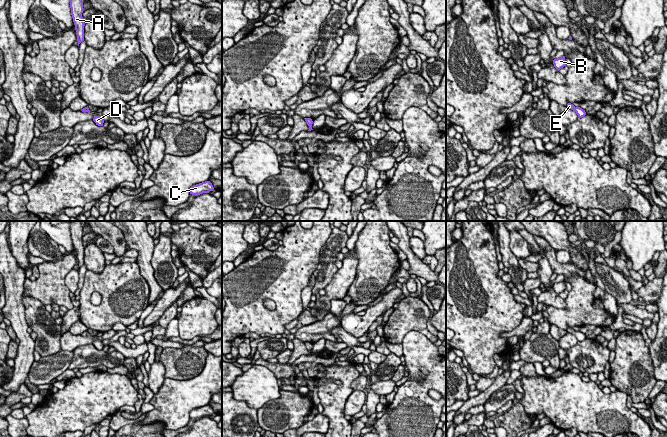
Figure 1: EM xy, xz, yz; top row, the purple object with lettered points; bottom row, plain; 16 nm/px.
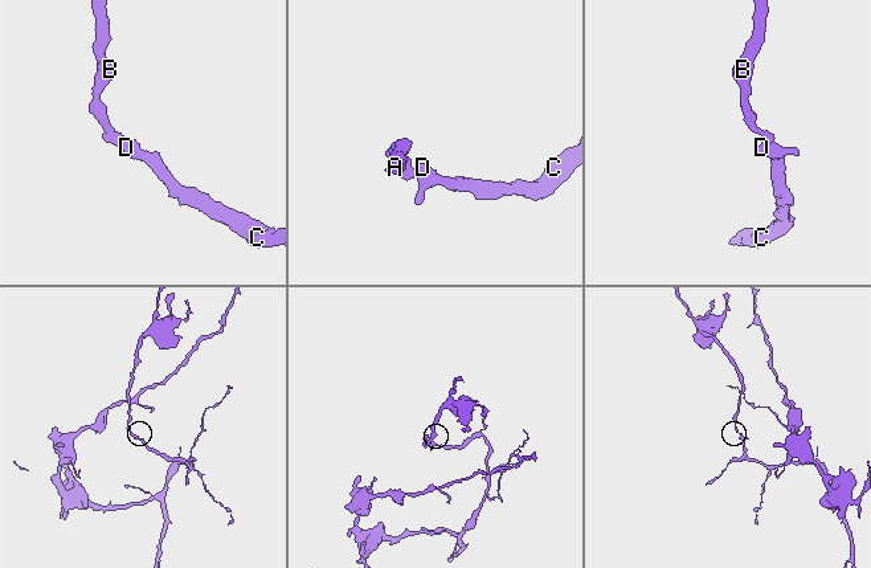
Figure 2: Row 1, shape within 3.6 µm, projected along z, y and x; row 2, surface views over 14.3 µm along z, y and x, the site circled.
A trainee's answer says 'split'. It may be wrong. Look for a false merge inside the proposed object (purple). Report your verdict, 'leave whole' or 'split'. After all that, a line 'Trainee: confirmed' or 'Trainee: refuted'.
leave whole
Trainee: refuted

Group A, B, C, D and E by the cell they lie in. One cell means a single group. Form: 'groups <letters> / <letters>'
groups A B C D E

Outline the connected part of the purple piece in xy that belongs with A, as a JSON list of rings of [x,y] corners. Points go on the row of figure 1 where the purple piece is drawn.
[[[70,0],[71,15],[75,25],[78,46],[84,41],[83,2],[82,0]]]

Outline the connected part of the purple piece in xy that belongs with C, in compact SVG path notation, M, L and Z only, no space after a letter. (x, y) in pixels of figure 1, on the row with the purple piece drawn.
M205 181L196 185L193 185L190 188L190 194L192 195L200 195L203 193L209 193L210 191L213 191L214 187L210 181Z

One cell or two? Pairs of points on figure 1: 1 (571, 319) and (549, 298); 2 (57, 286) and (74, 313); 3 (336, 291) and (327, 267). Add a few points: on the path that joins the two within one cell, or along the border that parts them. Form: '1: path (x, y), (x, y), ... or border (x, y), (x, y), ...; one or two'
1: border (547, 305), (562, 308), (567, 306); two
2: border (73, 306), (69, 309); two
3: border (338, 269), (331, 282), (324, 289); two

